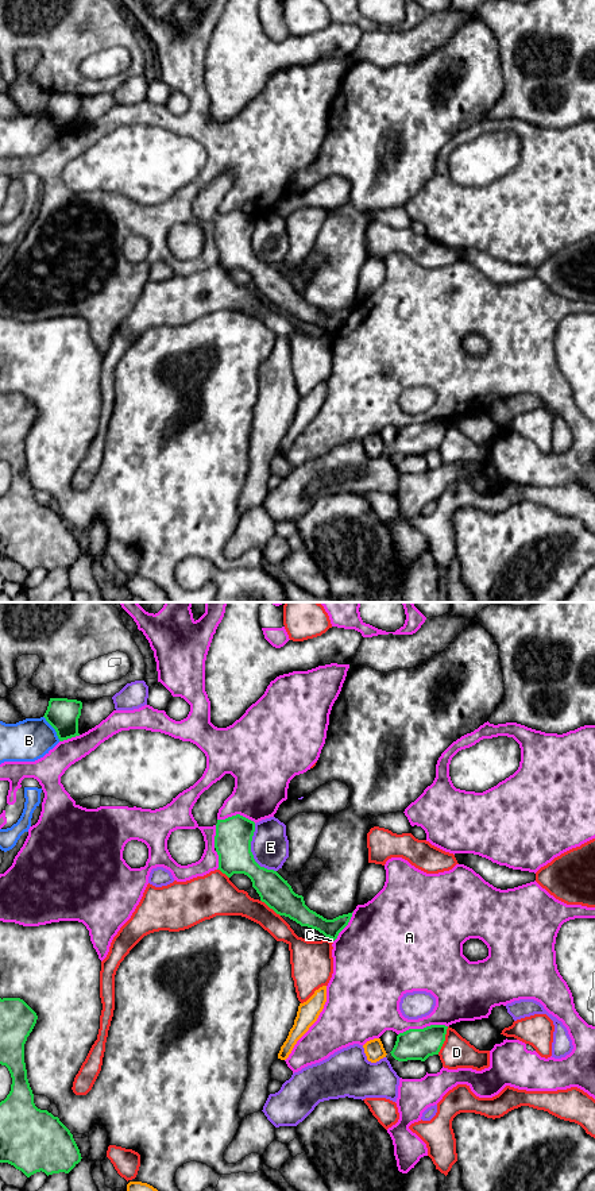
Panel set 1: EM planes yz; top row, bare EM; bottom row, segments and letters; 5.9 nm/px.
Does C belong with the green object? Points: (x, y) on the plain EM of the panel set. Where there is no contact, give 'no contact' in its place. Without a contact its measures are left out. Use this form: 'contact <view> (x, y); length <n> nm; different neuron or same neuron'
contact yz (329, 332); length 60 nm; different neuron

